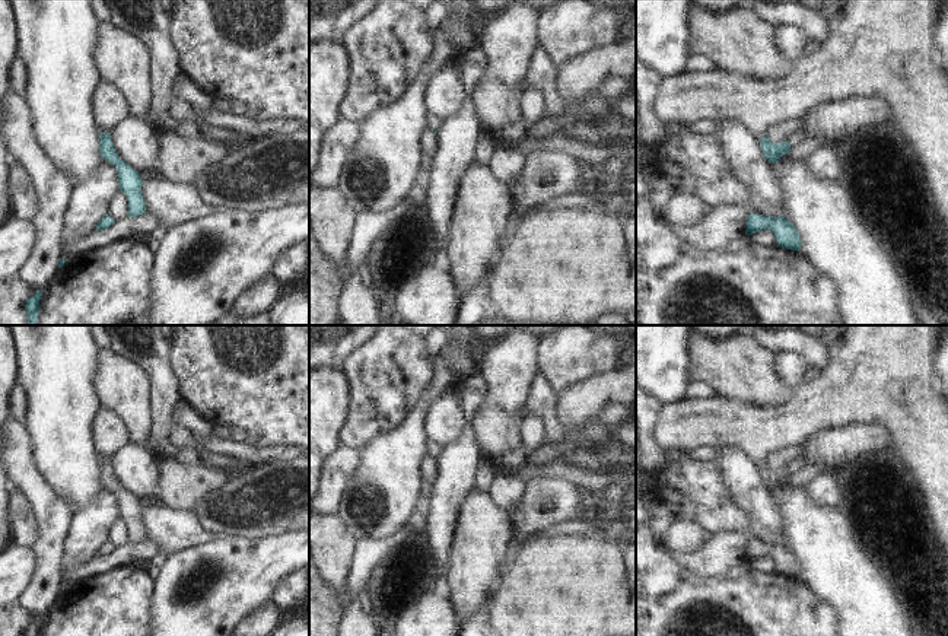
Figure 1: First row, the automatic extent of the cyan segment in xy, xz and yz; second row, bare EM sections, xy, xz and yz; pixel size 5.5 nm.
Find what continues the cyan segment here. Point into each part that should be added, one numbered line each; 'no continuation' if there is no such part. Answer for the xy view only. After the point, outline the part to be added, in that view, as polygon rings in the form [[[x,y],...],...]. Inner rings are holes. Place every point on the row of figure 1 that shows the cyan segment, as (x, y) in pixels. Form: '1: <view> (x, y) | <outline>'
1: xy (108, 107) | [[[98,82],[90,99],[93,124],[102,133],[111,133],[114,127],[128,115],[128,105],[121,93],[109,83]]]

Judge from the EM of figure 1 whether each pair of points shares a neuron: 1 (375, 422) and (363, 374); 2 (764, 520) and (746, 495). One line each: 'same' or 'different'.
1: same
2: same

